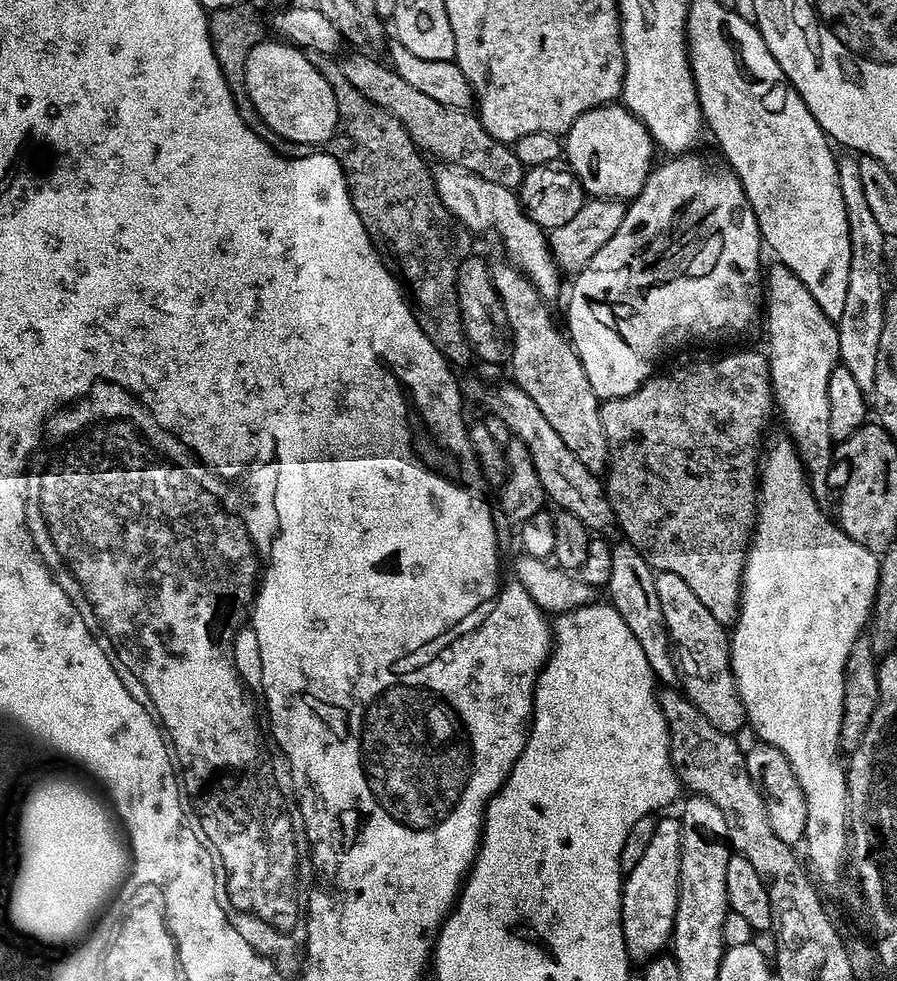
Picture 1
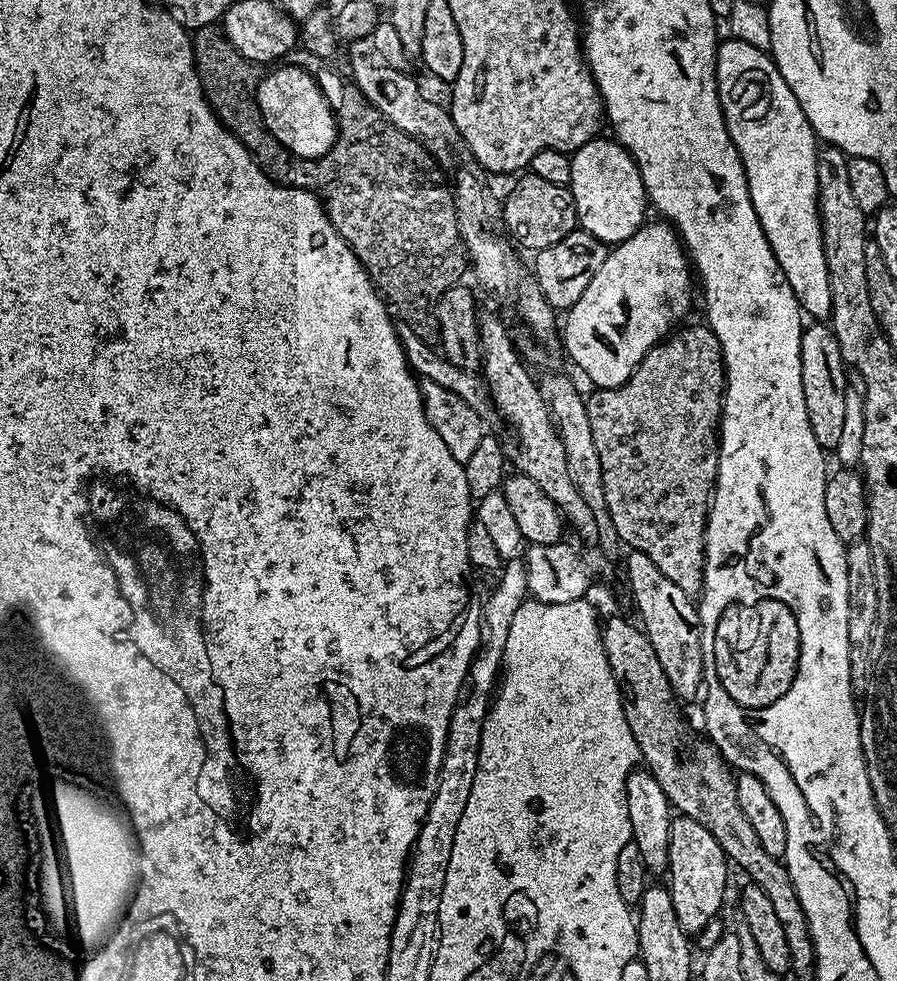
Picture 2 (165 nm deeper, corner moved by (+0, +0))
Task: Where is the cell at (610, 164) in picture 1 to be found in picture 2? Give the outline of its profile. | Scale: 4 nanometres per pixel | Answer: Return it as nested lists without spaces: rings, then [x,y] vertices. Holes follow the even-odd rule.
[[[597,138],[586,142],[586,146],[571,153],[570,178],[572,182],[570,187],[576,207],[577,225],[583,231],[594,234],[594,238],[598,238],[603,244],[615,246],[626,242],[626,238],[633,236],[646,223],[647,216],[644,215],[650,212],[650,205],[636,160],[624,149],[623,144],[612,138],[604,139]]]

